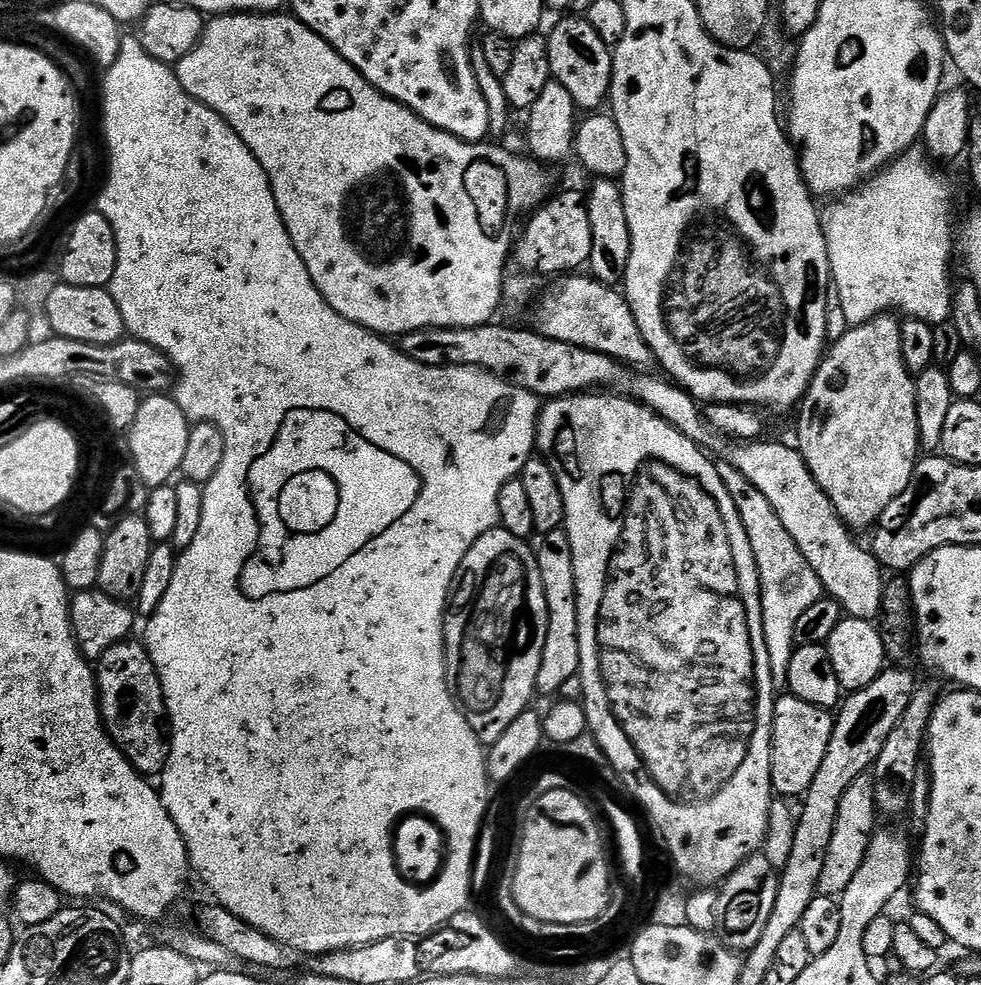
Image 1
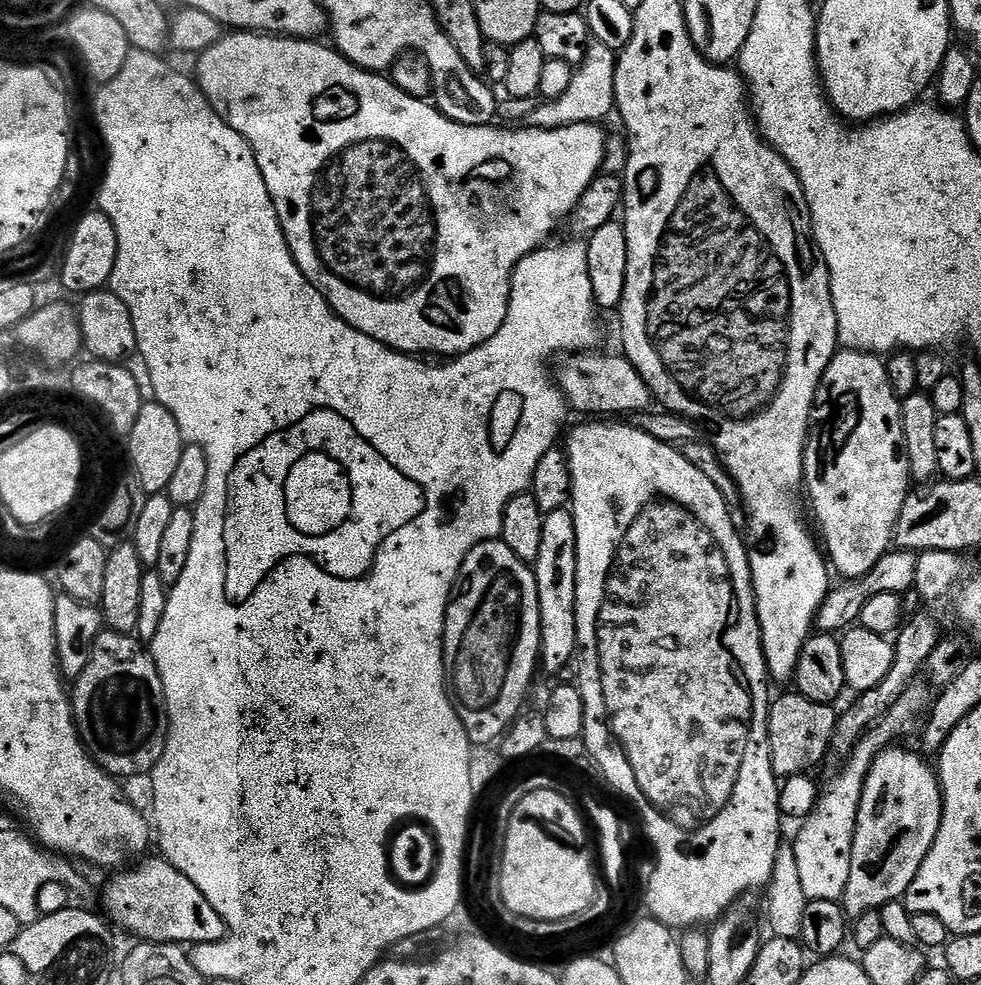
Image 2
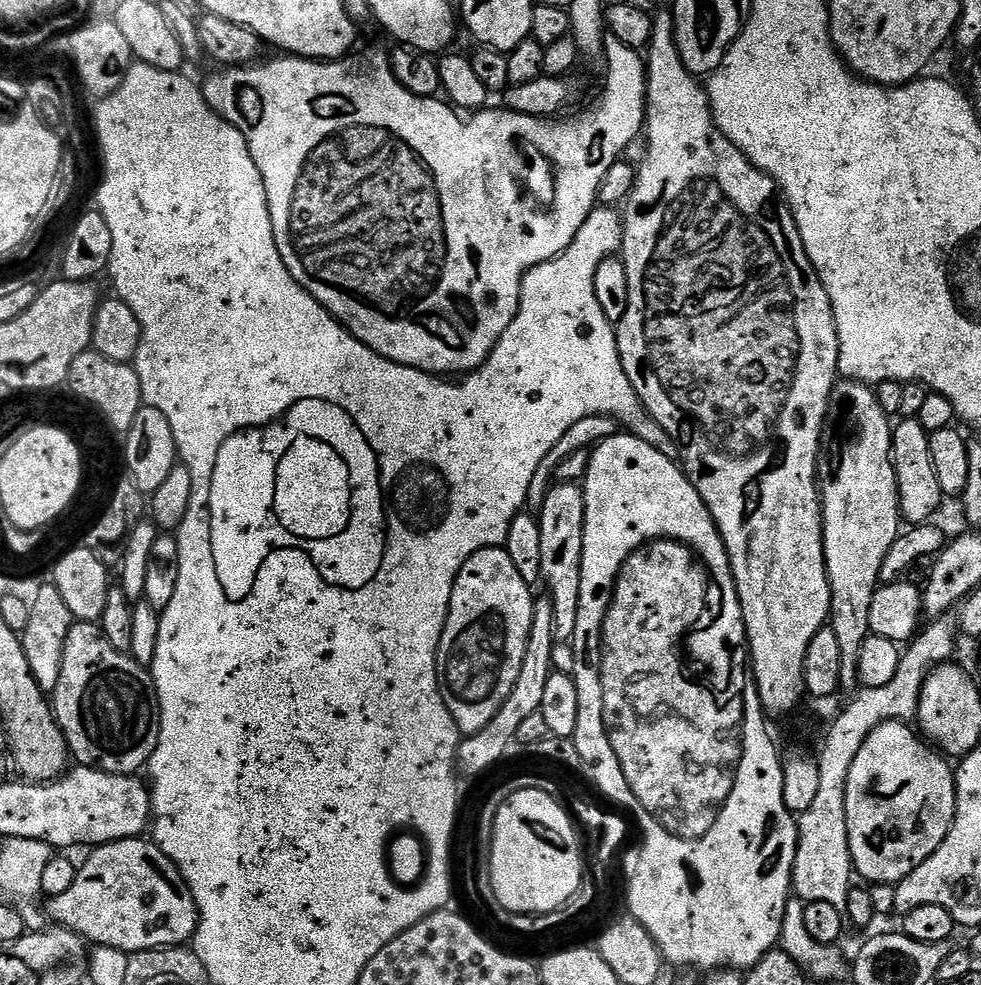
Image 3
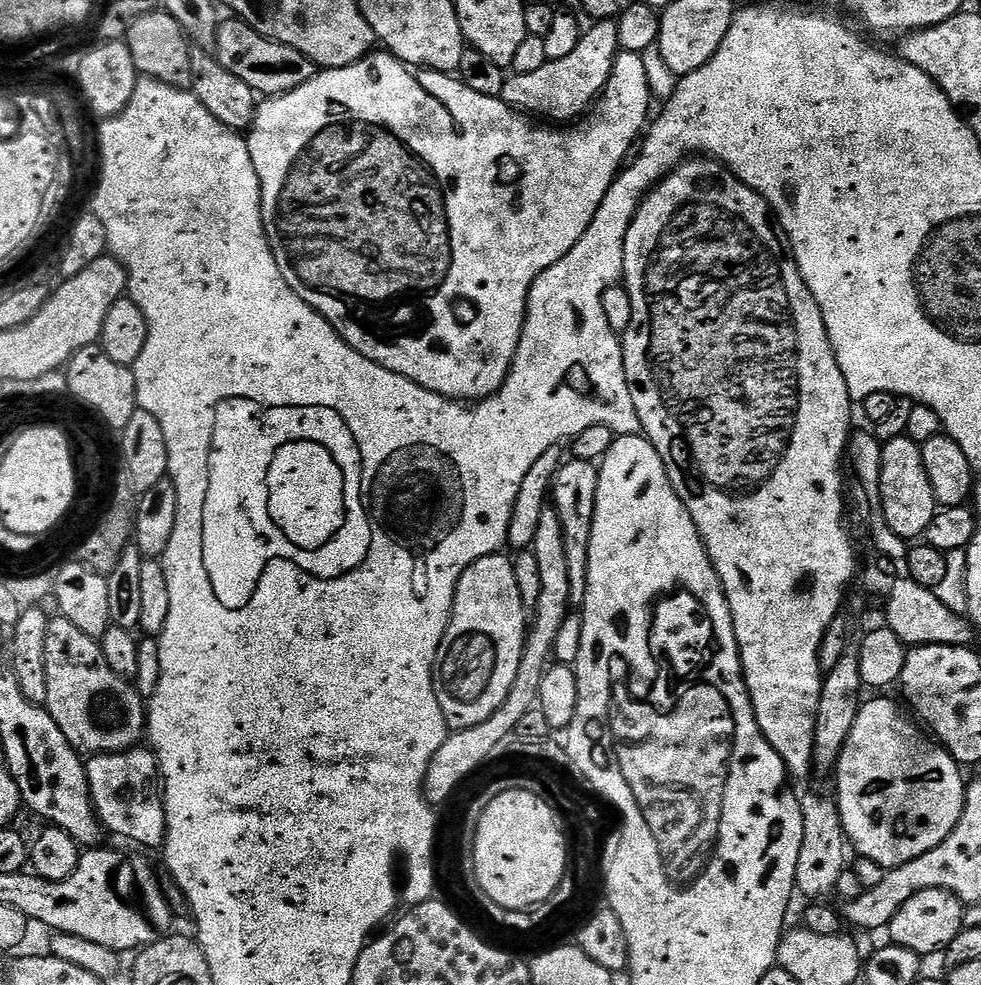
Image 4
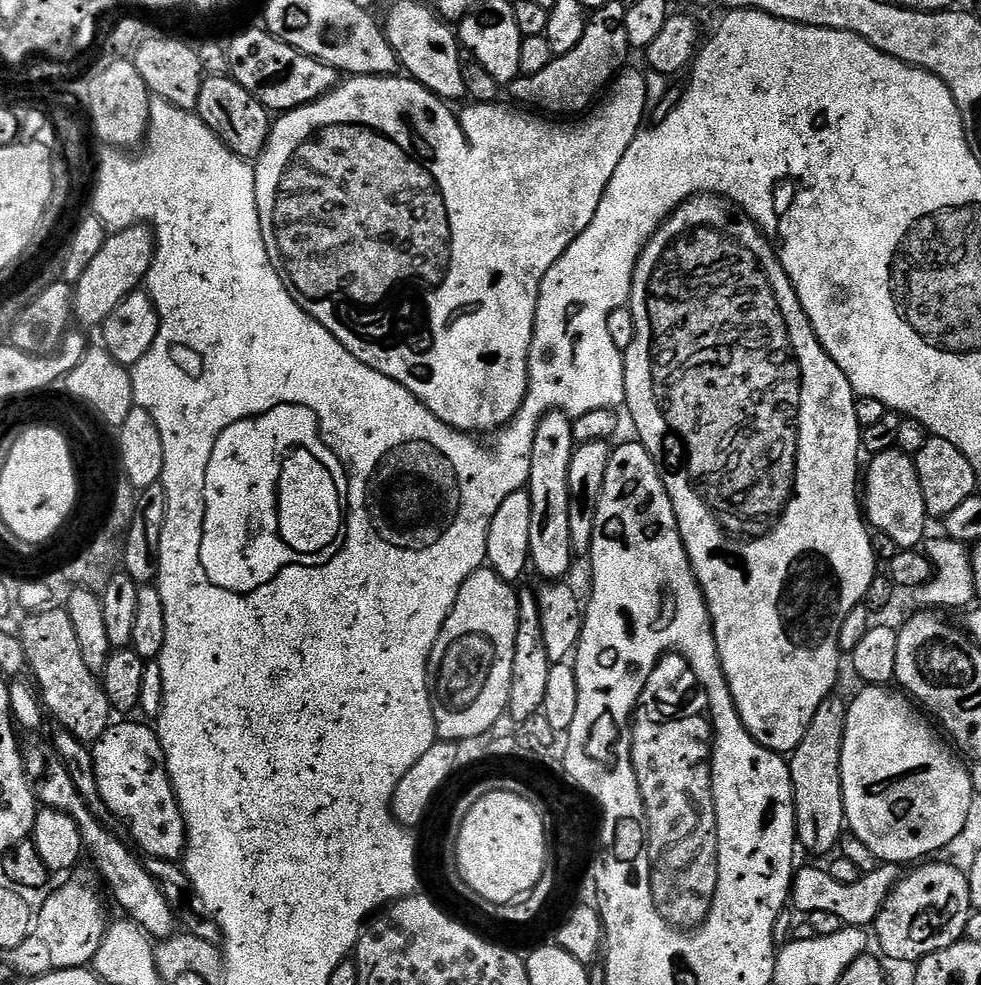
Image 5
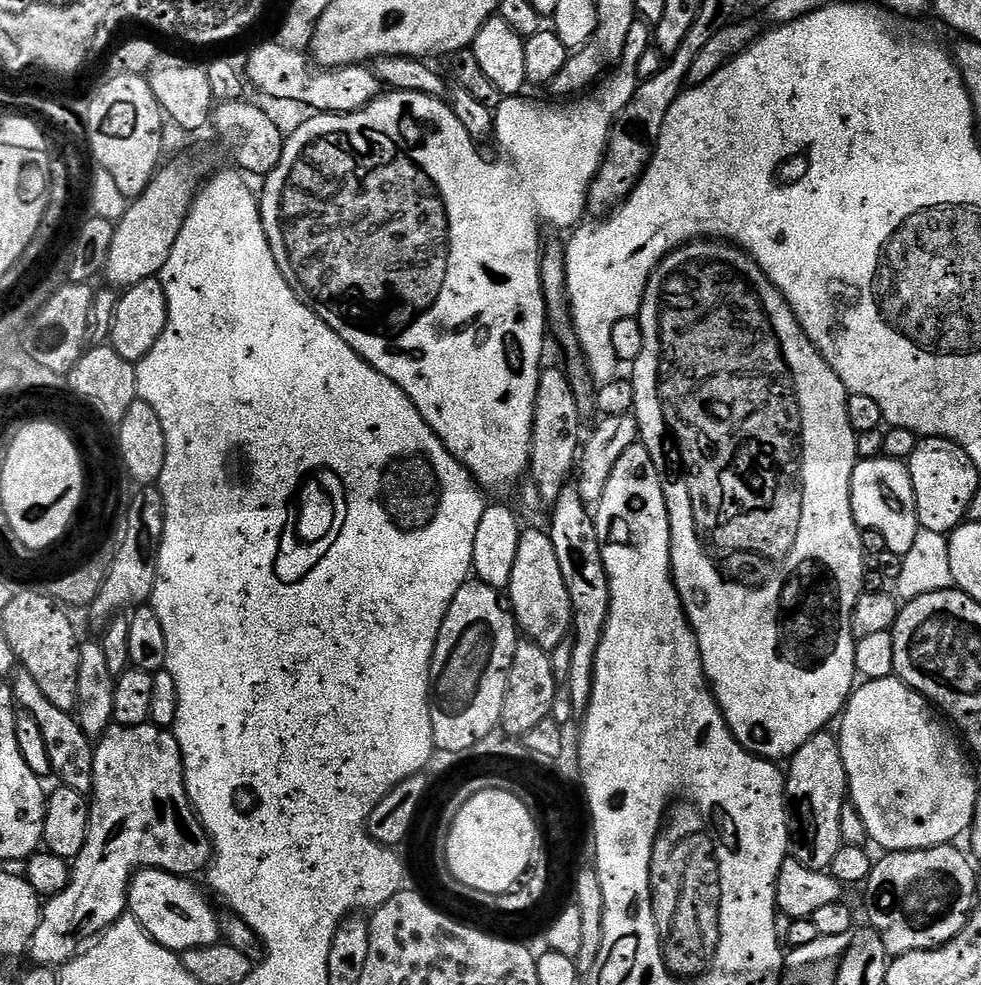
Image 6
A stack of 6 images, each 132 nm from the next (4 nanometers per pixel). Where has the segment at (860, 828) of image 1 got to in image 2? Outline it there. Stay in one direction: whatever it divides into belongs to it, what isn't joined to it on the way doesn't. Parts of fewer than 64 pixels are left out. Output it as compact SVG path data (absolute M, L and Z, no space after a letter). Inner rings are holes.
M919 686L905 690L886 715L852 747L840 773L821 791L816 809L799 825L800 833L794 839L798 854L798 871L802 881L802 894L810 900L843 901L846 882L850 882L850 854L854 854L854 830L858 822L858 806L862 802L862 790L866 786L866 774L878 754L889 747L903 732L921 723L930 704L930 696Z

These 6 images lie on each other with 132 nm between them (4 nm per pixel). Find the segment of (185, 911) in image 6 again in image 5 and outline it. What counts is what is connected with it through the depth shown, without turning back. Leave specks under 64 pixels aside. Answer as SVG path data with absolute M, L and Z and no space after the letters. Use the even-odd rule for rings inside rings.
M47 739L36 740L33 744L25 743L22 755L24 757L24 773L28 775L28 781L37 801L43 807L62 810L62 814L70 814L70 818L74 818L74 822L78 822L78 830L84 839L85 853L89 857L92 855L92 860L96 863L101 878L108 883L108 888L112 891L117 906L124 911L121 913L127 919L134 921L143 932L147 932L149 937L155 938L157 941L166 940L173 935L172 915L174 915L174 909L160 892L158 881L148 873L145 861L129 845L123 844L114 835L108 833L97 822L93 814L90 814L86 802L79 796L78 790L74 790L74 782L71 781L70 774L66 774L66 766L58 758L51 743Z

